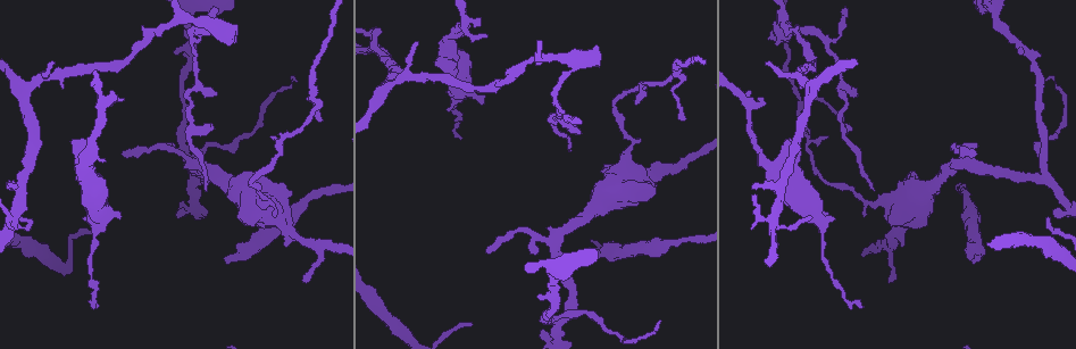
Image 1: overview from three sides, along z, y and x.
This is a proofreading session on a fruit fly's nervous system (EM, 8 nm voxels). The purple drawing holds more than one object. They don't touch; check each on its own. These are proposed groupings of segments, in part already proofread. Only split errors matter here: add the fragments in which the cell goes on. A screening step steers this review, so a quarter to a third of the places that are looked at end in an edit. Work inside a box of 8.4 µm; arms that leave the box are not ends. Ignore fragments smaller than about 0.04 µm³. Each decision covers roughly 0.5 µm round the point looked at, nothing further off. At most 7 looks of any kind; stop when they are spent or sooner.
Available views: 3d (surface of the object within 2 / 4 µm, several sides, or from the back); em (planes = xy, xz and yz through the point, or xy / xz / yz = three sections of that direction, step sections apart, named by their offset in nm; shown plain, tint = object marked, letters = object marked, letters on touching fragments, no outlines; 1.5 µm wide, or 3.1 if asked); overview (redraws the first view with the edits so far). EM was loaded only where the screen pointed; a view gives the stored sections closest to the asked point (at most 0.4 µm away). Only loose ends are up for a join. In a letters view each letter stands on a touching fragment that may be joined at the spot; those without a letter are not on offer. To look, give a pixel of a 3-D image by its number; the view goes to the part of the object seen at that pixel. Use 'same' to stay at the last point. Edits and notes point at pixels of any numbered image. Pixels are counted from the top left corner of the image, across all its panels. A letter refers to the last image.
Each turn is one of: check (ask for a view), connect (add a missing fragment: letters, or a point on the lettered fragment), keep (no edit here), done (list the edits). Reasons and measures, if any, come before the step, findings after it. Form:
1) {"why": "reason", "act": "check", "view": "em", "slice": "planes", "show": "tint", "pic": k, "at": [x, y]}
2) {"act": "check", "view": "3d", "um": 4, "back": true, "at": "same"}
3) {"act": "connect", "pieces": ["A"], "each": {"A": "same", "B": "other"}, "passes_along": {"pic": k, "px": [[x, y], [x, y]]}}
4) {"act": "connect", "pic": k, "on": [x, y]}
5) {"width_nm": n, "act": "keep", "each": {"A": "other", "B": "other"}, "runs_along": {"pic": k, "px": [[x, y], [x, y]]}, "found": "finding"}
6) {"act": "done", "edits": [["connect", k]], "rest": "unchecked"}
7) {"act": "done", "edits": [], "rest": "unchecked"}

{"why": "an open end", "act": "check", "view": "3d", "um": 2, "back": true, "pic": 1, "at": [769, 39]}

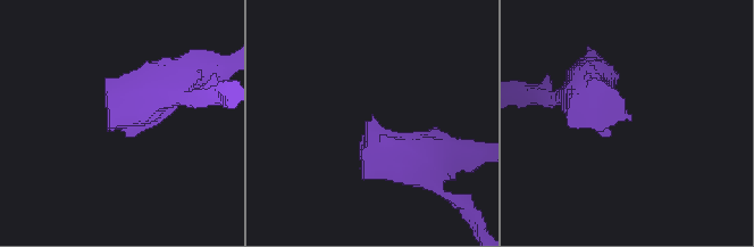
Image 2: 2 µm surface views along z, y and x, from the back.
{"act": "check", "view": "em", "slice": "planes", "show": "tint", "pic": 2, "at": [116, 117]}

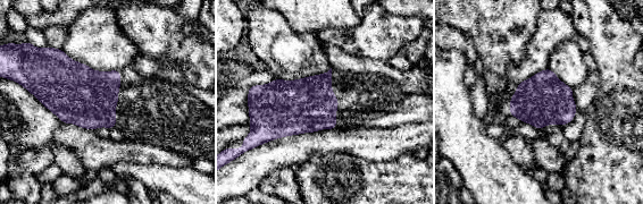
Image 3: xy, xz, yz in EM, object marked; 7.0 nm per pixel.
{"why": "what lies round it", "act": "check", "view": "em", "slice": "planes", "show": "letters", "at": "same"}

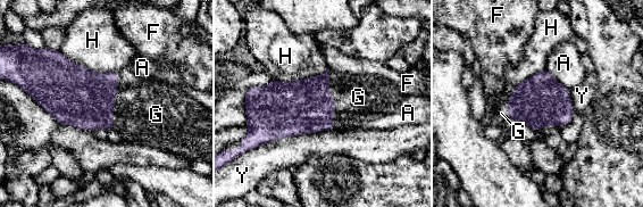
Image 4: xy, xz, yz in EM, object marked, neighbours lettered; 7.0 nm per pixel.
{"longest_contact_nm": ["Y", 550], "act": "connect", "pic": 4, "on": [358, 97], "each": {"A": "other", "F": "other", "G": "same", "H": "other", "Y": "other"}, "passes_along": {"pic": 4, "px": [[306, 106], [334, 100], [358, 97]]}, "found": "the cell continues"}

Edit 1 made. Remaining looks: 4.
{"why": "thick end", "act": "check", "view": "3d", "um": 4, "back": true, "pic": 1, "at": [121, 213]}

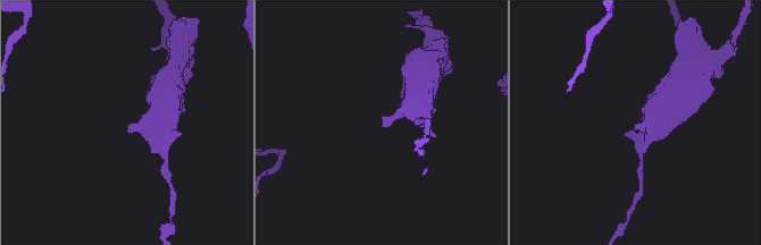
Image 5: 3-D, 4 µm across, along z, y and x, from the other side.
{"why": "need the tissue", "act": "check", "view": "em", "slice": "yz", "step": 8, "show": "letters", "pic": 5, "at": [382, 126]}

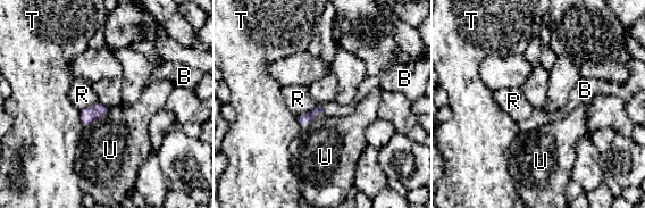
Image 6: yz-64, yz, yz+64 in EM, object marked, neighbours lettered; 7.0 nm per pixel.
{"act": "check", "view": "em", "slice": "planes", "show": "letters", "at": "same"}

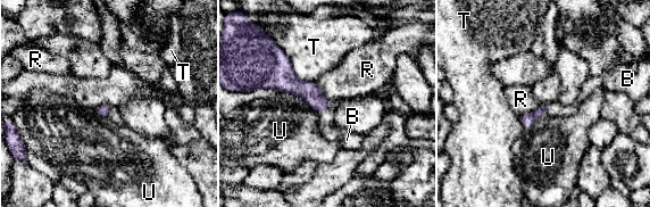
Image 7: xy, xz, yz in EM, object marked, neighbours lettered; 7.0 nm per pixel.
{"act": "connect", "pic": 7, "on": [344, 138], "each": {"B": "same", "R": "other", "T": "other", "U": "other"}, "found": "the cell continues"}

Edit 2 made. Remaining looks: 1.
{"act": "done", "edits": [["connect", 4], ["connect", 7]], "rest": "unchecked"}

